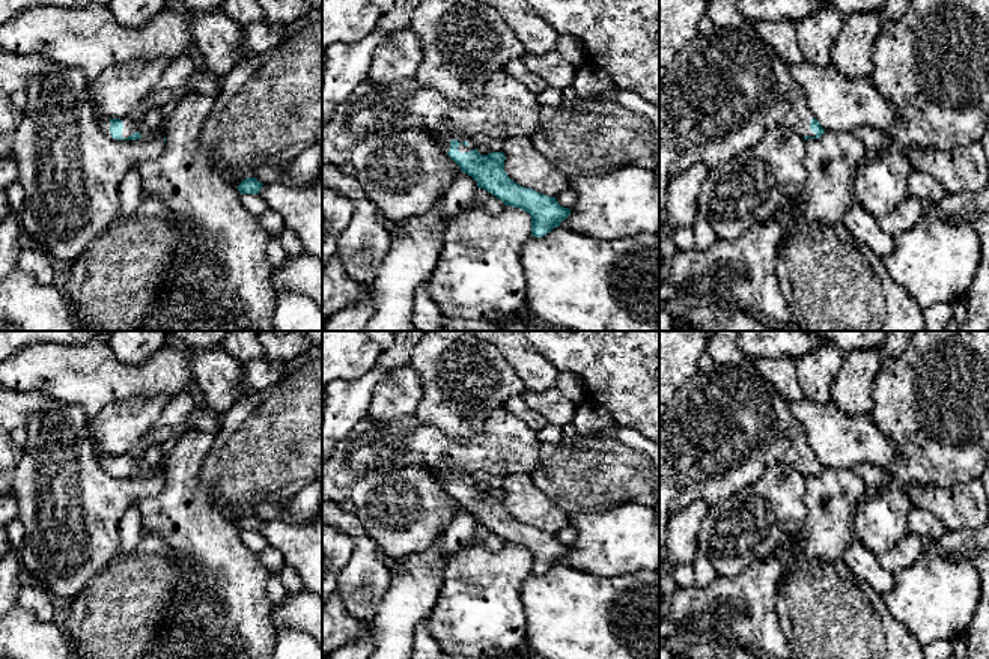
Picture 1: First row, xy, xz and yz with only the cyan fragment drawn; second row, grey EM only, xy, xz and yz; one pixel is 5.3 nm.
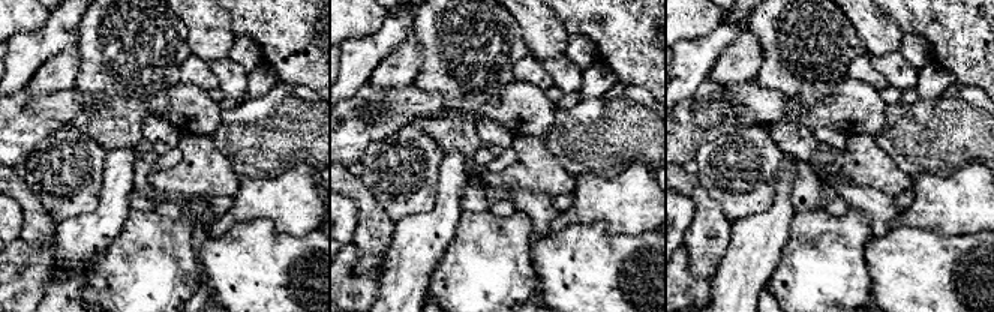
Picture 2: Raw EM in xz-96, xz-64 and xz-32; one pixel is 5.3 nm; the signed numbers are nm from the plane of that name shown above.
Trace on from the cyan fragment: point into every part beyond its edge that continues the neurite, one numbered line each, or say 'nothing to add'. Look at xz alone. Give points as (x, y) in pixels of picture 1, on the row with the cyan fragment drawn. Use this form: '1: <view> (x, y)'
1: xz (443, 137)

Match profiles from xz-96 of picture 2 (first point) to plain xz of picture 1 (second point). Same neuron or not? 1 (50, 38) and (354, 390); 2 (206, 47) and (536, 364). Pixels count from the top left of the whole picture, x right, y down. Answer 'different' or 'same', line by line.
1: same
2: same

